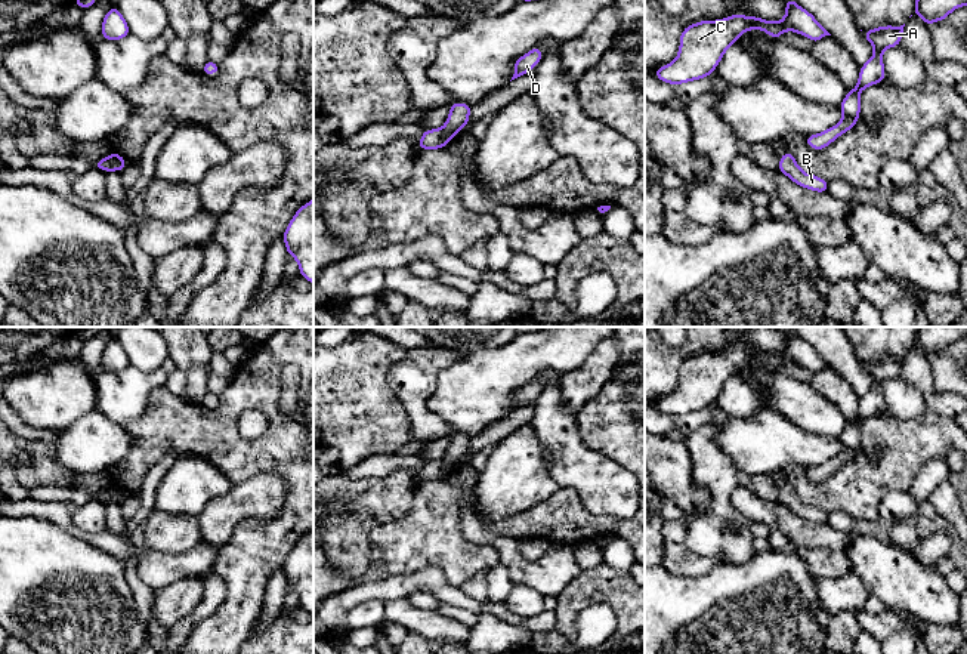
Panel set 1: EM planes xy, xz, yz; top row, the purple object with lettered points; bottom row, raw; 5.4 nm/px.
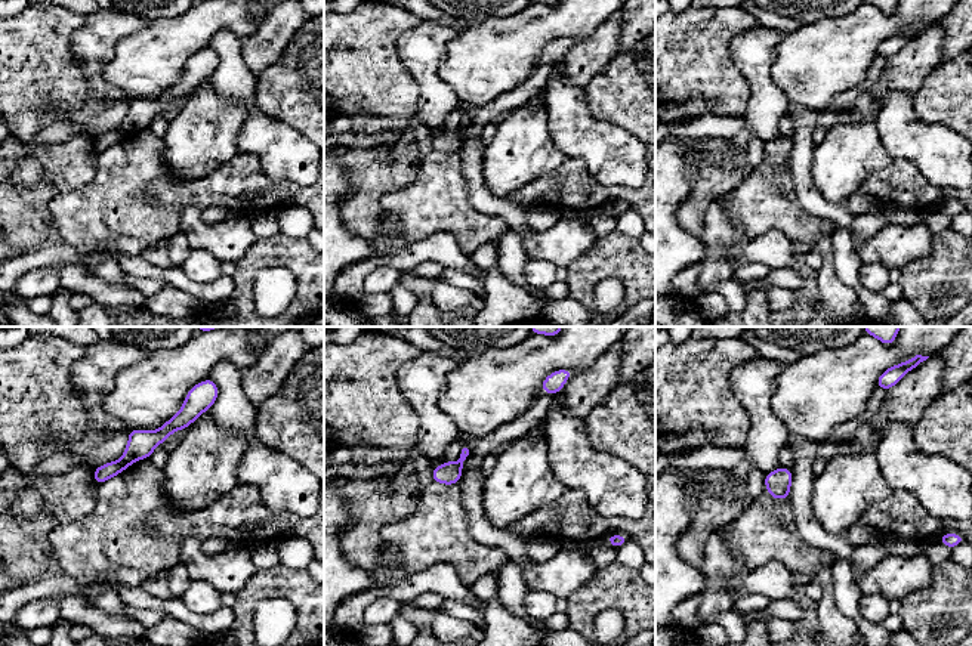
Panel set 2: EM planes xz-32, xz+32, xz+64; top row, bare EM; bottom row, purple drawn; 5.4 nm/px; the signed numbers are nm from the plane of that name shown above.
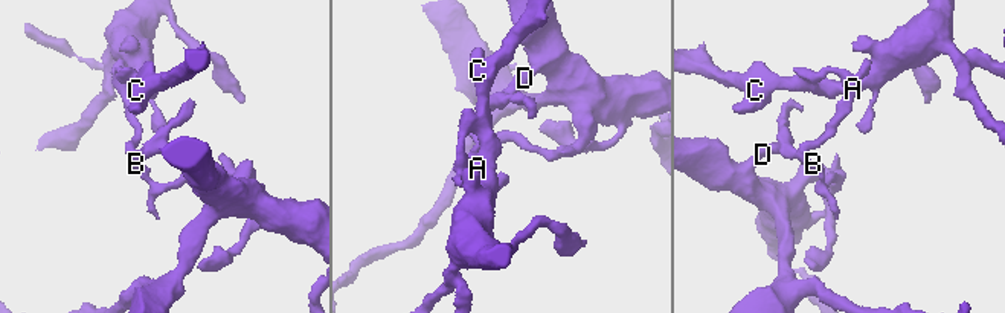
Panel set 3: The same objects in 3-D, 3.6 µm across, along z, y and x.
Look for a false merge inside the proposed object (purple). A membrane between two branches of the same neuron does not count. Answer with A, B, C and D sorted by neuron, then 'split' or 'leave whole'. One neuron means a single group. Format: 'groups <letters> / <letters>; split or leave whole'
groups A B C / D; split

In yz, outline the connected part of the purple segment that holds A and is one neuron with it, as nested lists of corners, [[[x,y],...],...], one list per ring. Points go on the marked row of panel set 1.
[[[905,24],[900,27],[886,25],[869,31],[862,31],[863,37],[874,46],[872,58],[861,67],[858,86],[853,90],[849,90],[840,104],[840,109],[843,112],[841,121],[822,133],[806,136],[809,148],[821,151],[844,132],[852,130],[856,126],[861,112],[859,93],[868,86],[886,80],[883,50],[900,46],[903,27]]]

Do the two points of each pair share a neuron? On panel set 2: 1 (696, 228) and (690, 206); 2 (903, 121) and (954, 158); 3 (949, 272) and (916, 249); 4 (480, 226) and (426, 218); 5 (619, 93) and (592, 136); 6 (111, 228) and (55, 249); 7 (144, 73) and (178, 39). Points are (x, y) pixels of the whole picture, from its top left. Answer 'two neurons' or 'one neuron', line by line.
1: one neuron
2: one neuron
3: two neurons
4: one neuron
5: two neurons
6: two neurons
7: one neuron

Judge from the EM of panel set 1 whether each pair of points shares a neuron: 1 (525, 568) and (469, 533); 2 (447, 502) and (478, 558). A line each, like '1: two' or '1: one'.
1: one
2: one

